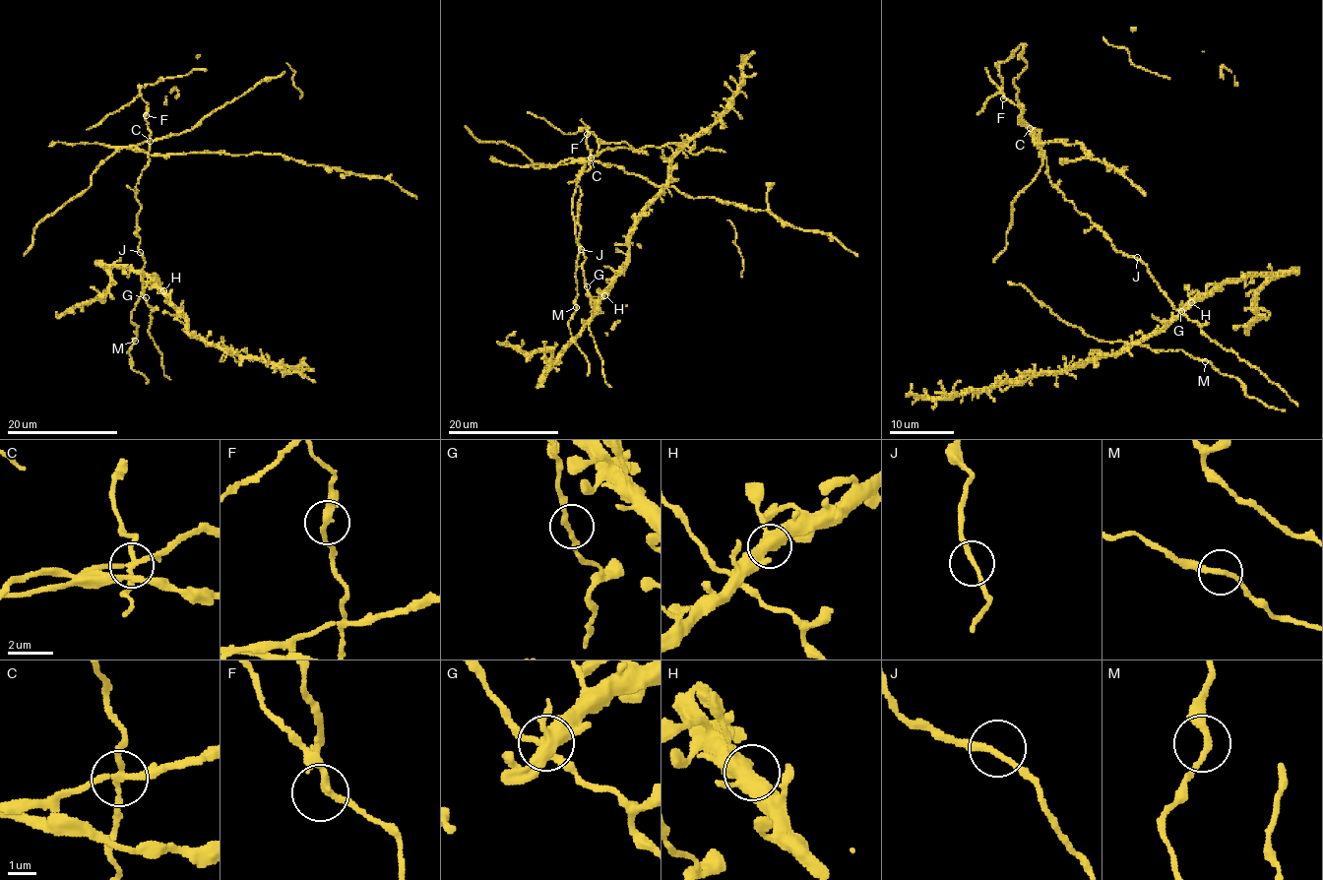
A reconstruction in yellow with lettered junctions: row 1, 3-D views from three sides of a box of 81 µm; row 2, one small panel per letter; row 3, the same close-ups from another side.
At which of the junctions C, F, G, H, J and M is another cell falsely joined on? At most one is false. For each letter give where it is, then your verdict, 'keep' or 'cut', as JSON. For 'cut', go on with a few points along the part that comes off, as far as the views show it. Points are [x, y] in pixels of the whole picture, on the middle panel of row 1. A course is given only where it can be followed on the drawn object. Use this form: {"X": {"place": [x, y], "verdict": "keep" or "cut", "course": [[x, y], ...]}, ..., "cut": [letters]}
{"C": {"place": [591, 157], "verdict": "cut", "course": [[591, 157], [579, 160], [620, 166], [694, 198], [715, 197], [772, 212], [797, 228], [830, 232], [857, 256]]}, "F": {"place": [587, 134], "verdict": "keep"}, "G": {"place": [587, 286], "verdict": "keep"}, "H": {"place": [604, 295], "verdict": "keep"}, "J": {"place": [581, 249], "verdict": "keep"}, "M": {"place": [576, 307], "verdict": "keep"}, "cut": ["C"]}

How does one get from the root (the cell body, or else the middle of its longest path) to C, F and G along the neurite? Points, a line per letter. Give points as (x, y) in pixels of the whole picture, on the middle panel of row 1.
C: (581, 249), (579, 242), (581, 190), (577, 185), (577, 174), (590, 167), (591, 157)
F: (581, 249), (579, 242), (581, 190), (577, 185), (577, 174), (590, 167), (591, 151), (587, 145), (587, 134)
G: (581, 249), (586, 258), (583, 276), (587, 286)

